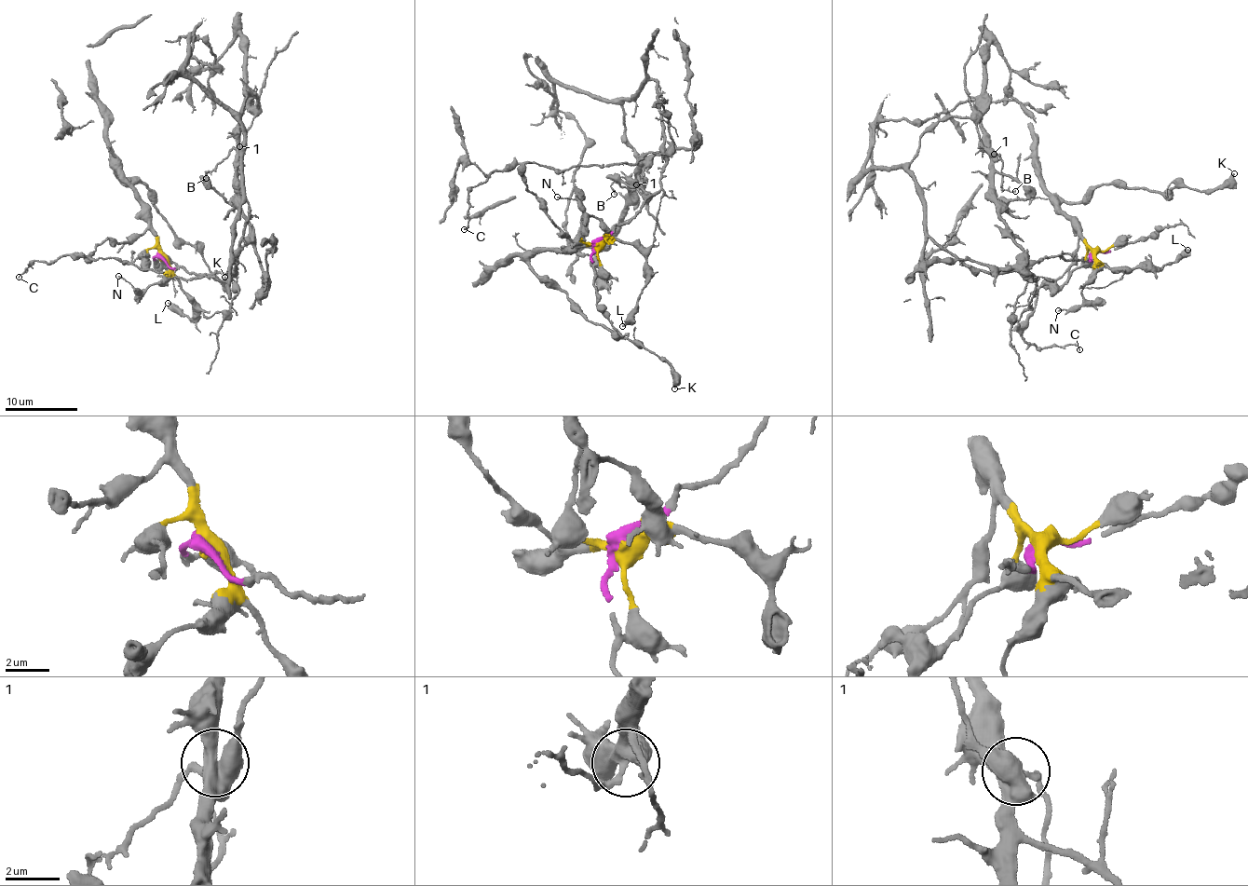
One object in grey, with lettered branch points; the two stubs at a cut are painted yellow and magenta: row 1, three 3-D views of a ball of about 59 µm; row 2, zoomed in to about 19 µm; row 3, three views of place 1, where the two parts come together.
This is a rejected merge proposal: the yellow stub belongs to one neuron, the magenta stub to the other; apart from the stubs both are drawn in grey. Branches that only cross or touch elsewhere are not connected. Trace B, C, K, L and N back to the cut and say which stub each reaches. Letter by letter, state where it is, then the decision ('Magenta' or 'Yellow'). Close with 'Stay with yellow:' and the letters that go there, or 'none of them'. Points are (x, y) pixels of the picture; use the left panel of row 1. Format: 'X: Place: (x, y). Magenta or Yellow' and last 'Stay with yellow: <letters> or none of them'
B: Place: (206, 178). Magenta
C: Place: (19, 277). Magenta
K: Place: (224, 277). Yellow
L: Place: (168, 303). Yellow
N: Place: (118, 276). Yellow
Stay with yellow: K, L, N

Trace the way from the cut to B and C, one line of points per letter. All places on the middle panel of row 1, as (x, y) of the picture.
B: (596, 244), (661, 188), (654, 80), (624, 100), (643, 176), (630, 191), (615, 182), (615, 195)
C: (596, 244), (661, 188), (663, 154), (560, 170), (508, 163), (471, 189), (464, 229)

